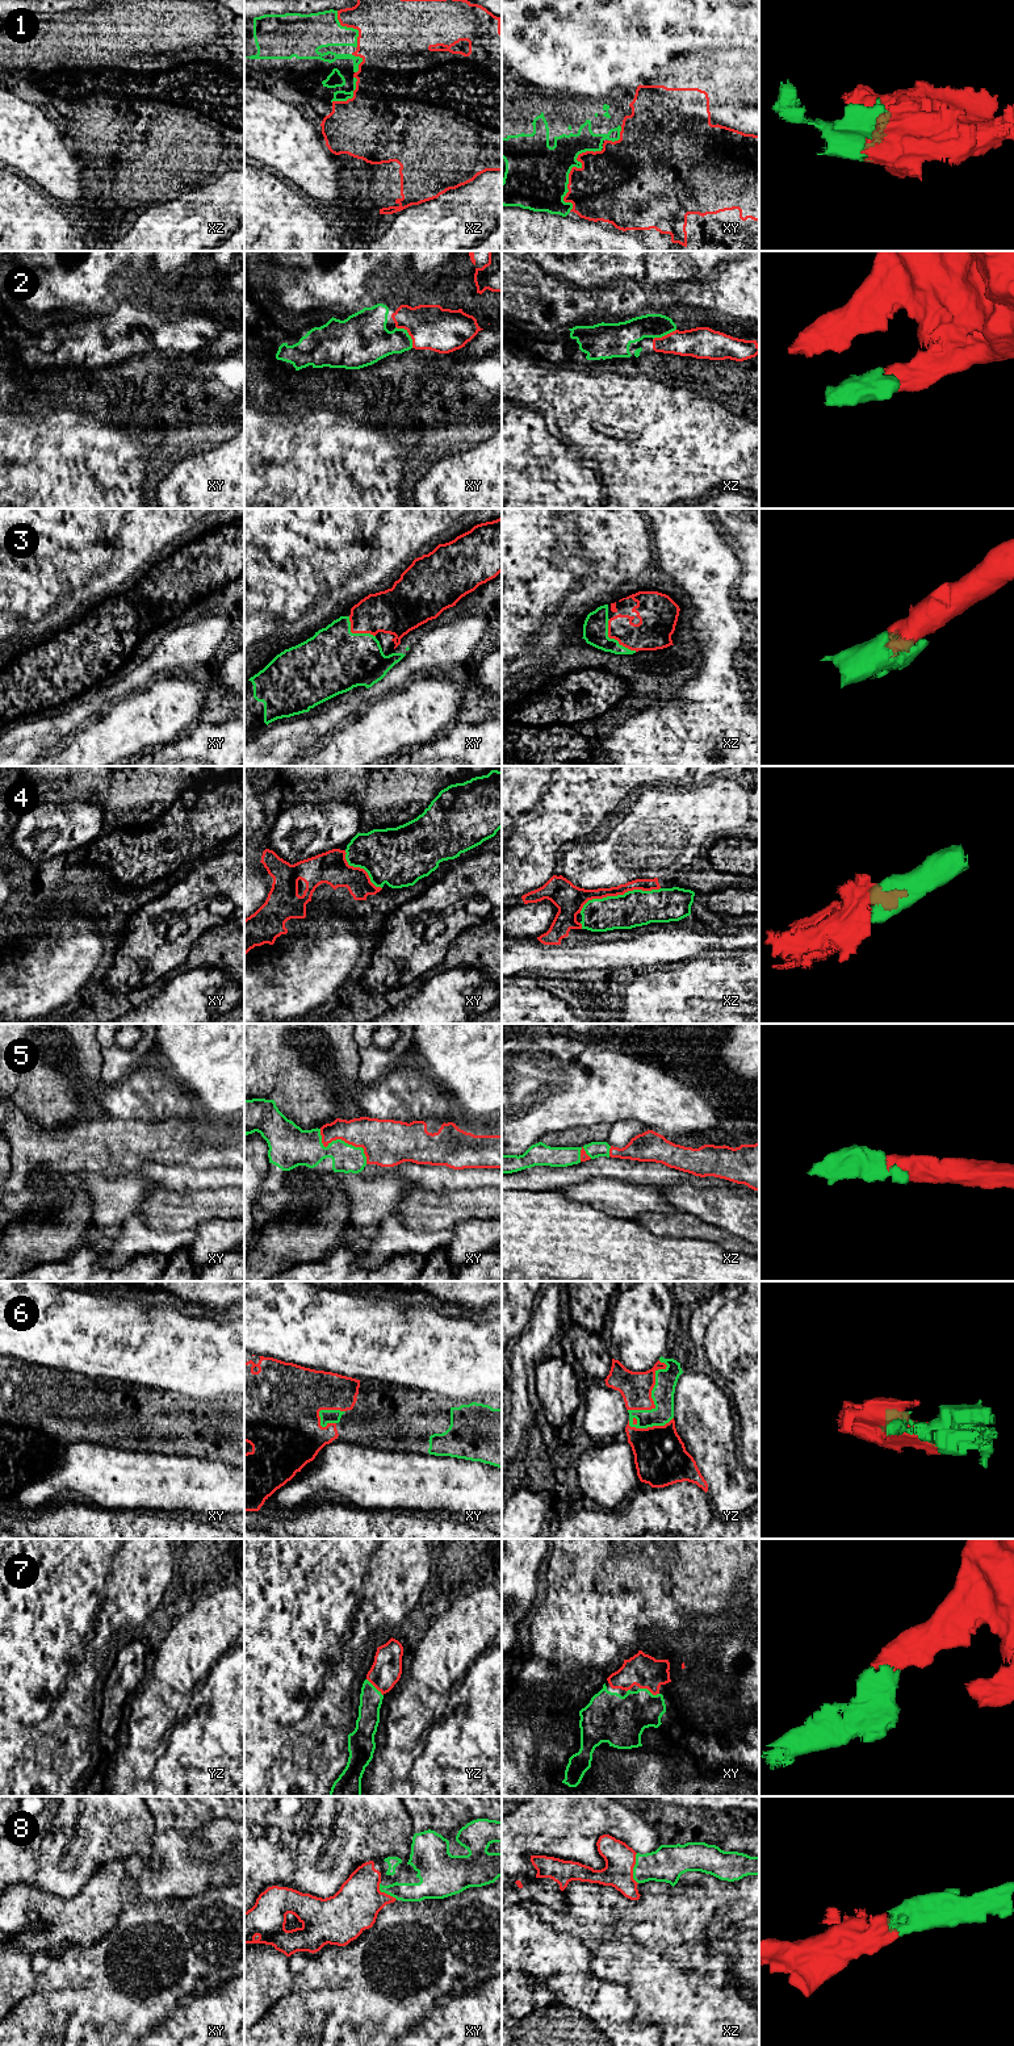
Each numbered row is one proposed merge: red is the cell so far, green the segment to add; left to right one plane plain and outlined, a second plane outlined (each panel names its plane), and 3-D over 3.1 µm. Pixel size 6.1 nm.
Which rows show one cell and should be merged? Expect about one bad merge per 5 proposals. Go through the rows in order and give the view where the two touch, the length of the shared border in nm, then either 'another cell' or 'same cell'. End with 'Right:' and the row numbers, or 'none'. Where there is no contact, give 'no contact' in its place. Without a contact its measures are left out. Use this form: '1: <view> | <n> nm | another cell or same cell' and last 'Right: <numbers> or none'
1: xy | 420 nm | same cell
2: xy | 170 nm | same cell
3: xz | 260 nm | same cell
4: xz | 500 nm | same cell
5: xy | 360 nm | same cell
6: yz | 380 nm | same cell
7: xy | 130 nm | same cell
8: xz | 190 nm | same cell
Right: 1, 2, 3, 4, 5, 6, 7, 8

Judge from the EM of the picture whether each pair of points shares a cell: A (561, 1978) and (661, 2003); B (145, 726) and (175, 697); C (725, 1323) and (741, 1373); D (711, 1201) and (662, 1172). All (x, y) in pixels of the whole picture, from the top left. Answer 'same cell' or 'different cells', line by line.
A: different cells
B: same cell
C: same cell
D: different cells

